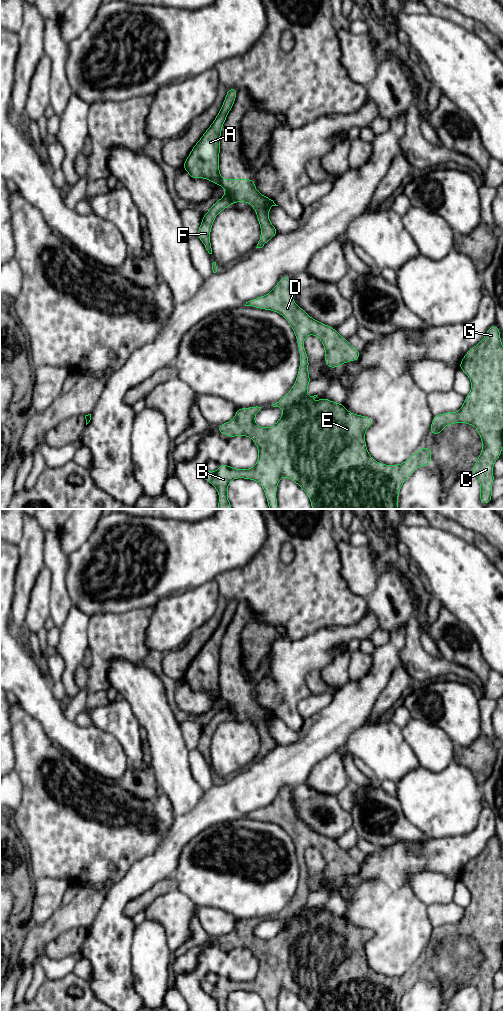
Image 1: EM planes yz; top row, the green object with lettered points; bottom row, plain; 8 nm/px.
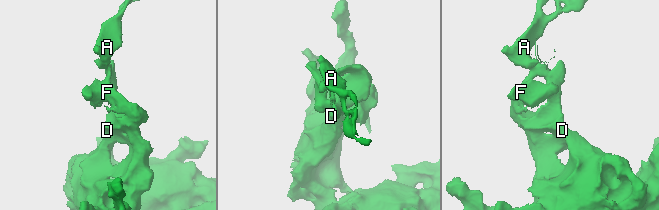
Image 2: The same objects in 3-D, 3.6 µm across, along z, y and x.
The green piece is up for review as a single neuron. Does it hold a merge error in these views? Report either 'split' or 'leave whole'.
split

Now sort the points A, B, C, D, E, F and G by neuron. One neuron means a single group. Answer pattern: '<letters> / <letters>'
A / B C D E F G

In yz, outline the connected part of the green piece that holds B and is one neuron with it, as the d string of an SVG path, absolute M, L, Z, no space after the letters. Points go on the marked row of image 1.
M282 276L271 292L246 302L245 306L275 311L288 321L298 342L298 375L290 391L271 405L284 410L273 426L264 428L255 423L255 415L261 409L256 406L237 408L231 421L216 427L219 433L227 437L250 437L259 453L255 466L250 469L236 469L219 464L214 473L204 468L201 470L202 477L218 492L217 509L232 509L227 496L228 484L237 478L256 480L264 489L269 509L278 509L276 492L283 476L293 480L307 493L312 509L398 509L401 486L419 466L430 465L432 447L419 449L402 464L386 465L376 462L367 451L365 441L365 432L373 424L371 418L350 413L342 403L332 402L325 397L311 403L318 395L307 395L311 379L308 373L309 359L304 346L305 337L315 335L320 339L325 349L327 368L335 369L344 363L358 361L360 351L335 328L313 319L296 305L290 290L290 280L290 276Z

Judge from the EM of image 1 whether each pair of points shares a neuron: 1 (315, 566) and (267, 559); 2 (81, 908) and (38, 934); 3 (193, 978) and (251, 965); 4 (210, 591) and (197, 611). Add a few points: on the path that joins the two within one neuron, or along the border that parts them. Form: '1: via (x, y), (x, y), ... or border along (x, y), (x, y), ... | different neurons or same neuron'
1: via (303, 569), (279, 569) | same neuron
2: via (70, 915), (49, 930) | same neuron
3: via (207, 965), (237, 965) | same neuron
4: via (205, 596), (197, 606) | same neuron

